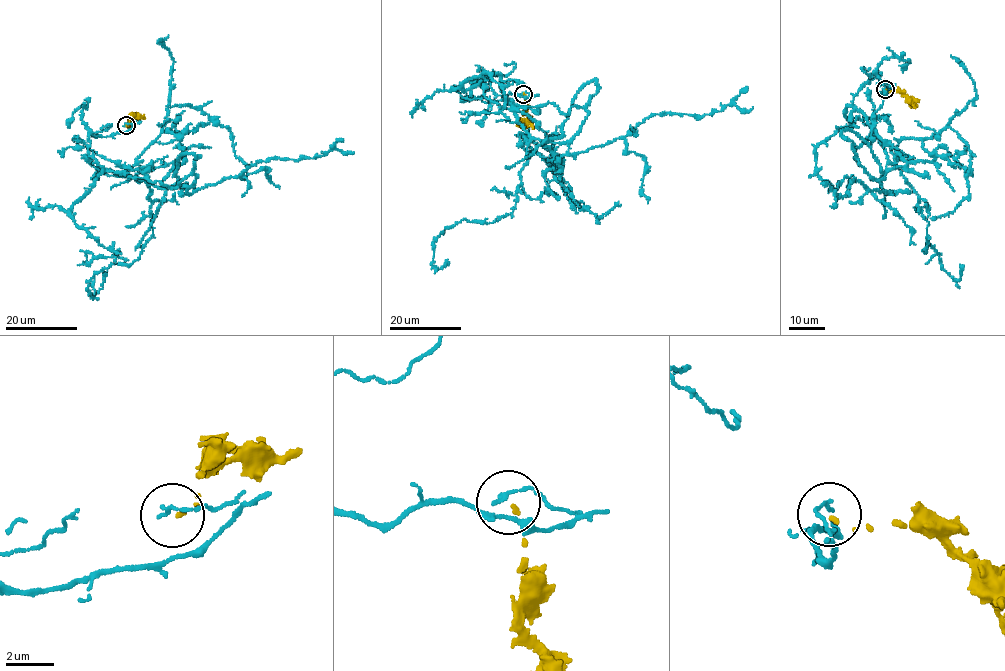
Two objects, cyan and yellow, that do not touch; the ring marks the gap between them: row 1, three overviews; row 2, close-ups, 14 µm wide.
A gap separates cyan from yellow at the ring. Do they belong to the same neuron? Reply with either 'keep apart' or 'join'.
keep apart

